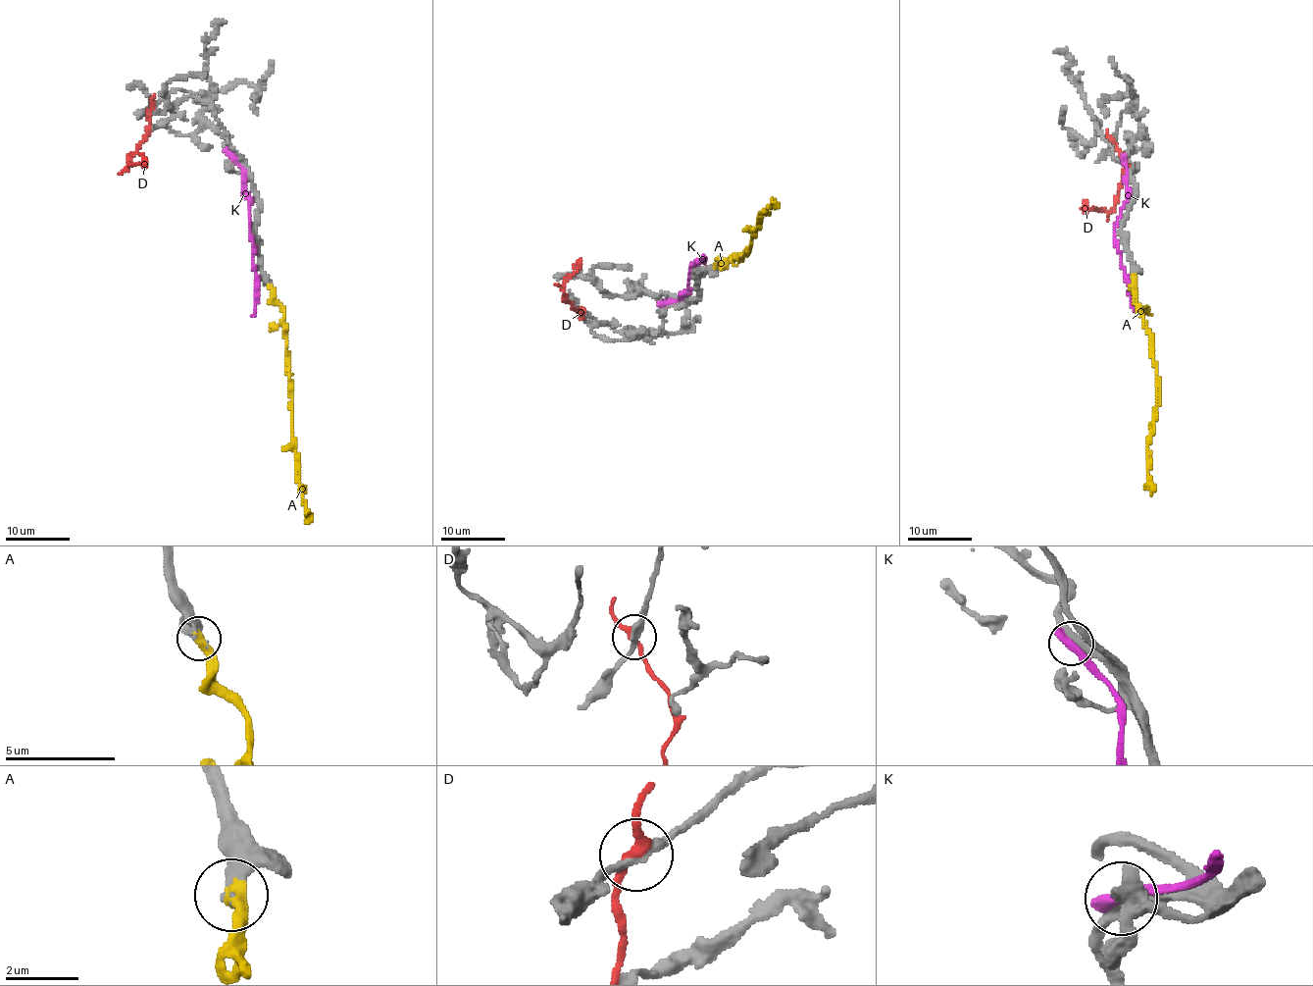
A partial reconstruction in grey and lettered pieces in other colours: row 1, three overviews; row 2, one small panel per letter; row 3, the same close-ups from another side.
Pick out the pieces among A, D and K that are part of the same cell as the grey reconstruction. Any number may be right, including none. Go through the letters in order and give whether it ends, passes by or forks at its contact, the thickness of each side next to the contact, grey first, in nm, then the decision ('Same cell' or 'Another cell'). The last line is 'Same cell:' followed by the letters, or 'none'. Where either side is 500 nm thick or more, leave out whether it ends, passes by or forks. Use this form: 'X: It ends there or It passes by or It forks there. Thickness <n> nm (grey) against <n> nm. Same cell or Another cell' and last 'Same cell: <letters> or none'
A: It ends there. Thickness 260 nm (grey) against 420 nm. Same cell
D: It passes by. Thickness 240 nm (grey) against 240 nm. Another cell
K: It ends there. Thickness 280 nm (grey) against 420 nm. Another cell
Same cell: A

